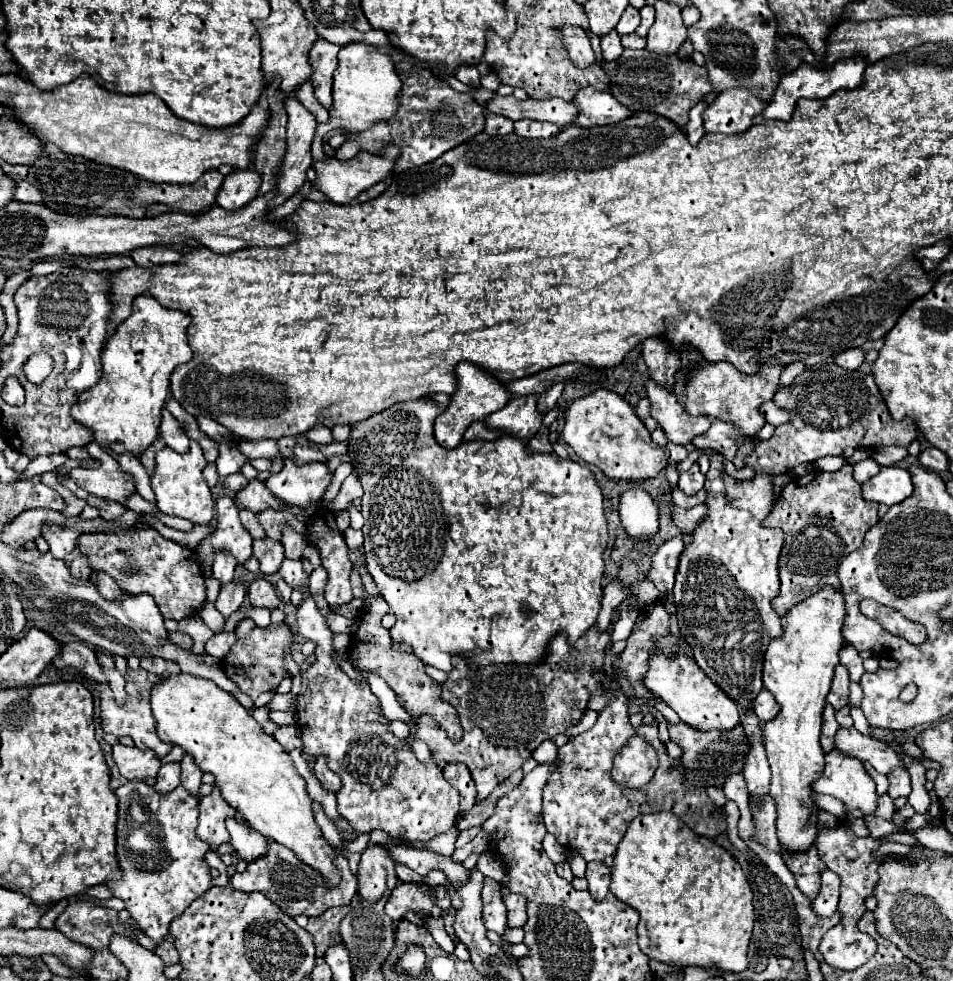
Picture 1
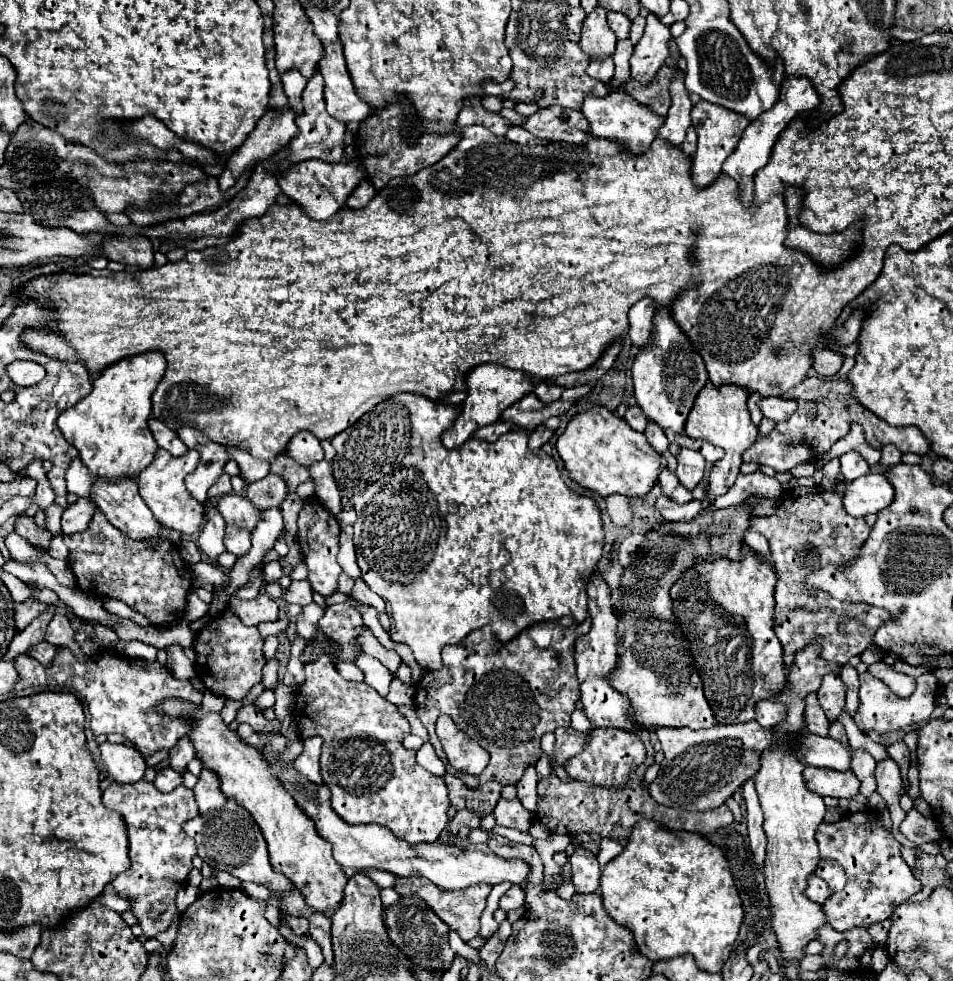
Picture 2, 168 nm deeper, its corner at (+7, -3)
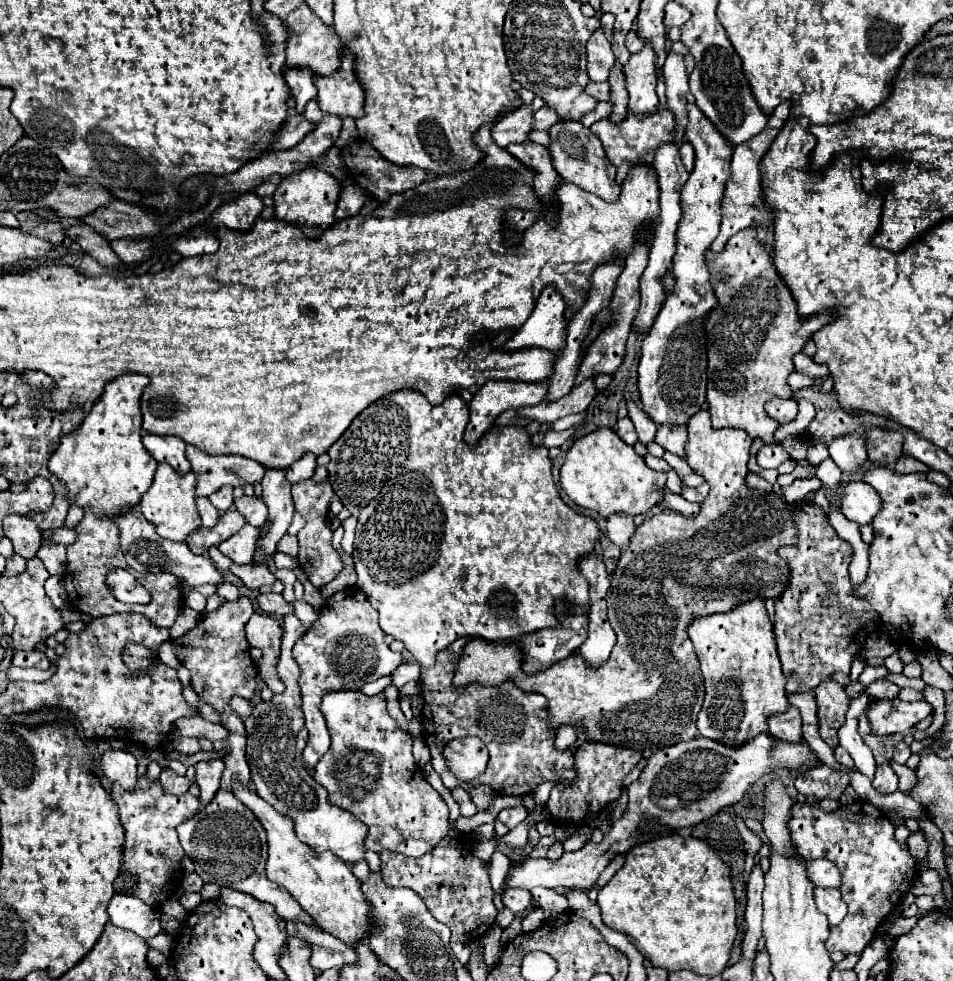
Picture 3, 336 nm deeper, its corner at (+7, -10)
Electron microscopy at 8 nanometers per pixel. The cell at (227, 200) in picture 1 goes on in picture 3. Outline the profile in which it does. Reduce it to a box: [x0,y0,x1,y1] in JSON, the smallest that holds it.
[274,97,314,151]

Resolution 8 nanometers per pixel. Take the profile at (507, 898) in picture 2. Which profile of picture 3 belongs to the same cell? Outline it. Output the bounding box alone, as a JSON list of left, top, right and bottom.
[502,889,532,913]

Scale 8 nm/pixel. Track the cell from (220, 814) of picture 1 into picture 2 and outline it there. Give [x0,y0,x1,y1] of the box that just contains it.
[194,768,226,814]

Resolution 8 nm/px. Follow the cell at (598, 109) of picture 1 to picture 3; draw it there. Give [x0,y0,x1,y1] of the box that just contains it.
[590,113,676,183]

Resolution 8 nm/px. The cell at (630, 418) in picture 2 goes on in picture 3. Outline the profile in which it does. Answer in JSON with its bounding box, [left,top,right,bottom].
[616,417,638,445]

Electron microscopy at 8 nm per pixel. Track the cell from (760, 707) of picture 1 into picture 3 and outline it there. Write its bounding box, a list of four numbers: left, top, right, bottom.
[768,707,802,741]

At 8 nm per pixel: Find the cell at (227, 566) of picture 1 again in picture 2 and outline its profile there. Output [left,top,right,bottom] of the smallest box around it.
[198,506,226,560]

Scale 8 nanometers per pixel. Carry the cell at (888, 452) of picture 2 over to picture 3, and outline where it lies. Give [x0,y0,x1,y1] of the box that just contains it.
[894,455,930,473]

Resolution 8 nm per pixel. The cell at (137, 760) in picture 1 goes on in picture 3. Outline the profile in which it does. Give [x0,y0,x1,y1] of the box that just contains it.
[98,749,136,791]

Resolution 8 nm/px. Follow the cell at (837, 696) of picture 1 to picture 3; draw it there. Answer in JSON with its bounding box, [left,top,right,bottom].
[814,681,850,749]

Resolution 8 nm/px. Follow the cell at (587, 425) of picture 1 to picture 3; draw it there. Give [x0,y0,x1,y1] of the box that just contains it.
[560,429,666,517]

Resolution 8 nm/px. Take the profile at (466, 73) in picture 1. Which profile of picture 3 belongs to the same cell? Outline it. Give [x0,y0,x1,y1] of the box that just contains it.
[492,105,534,149]

